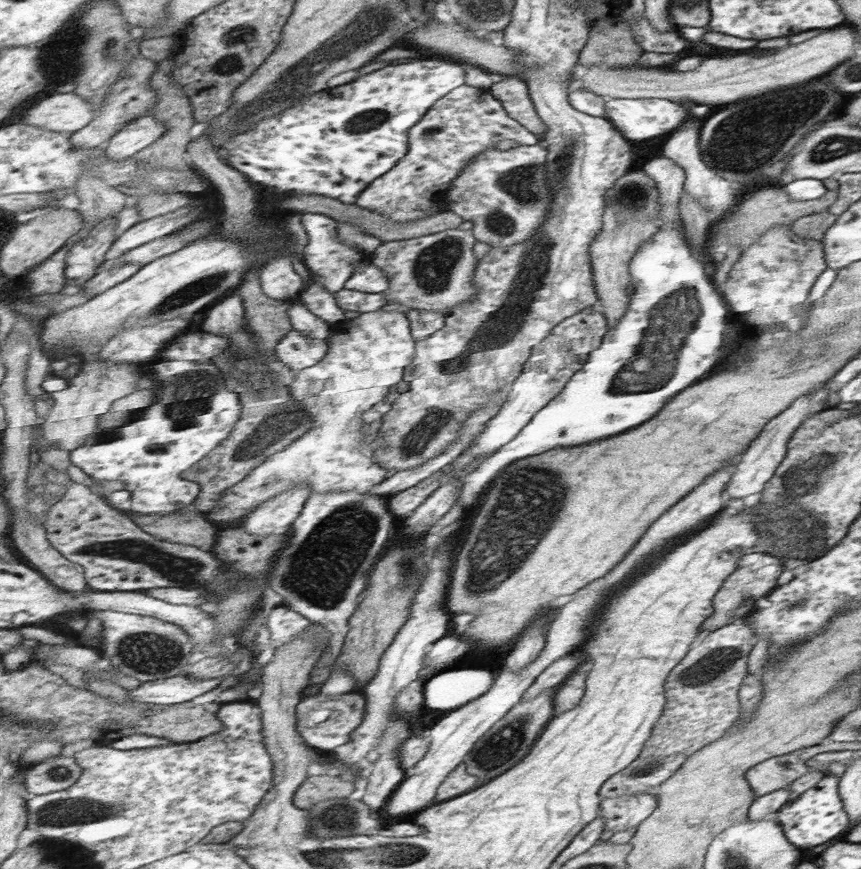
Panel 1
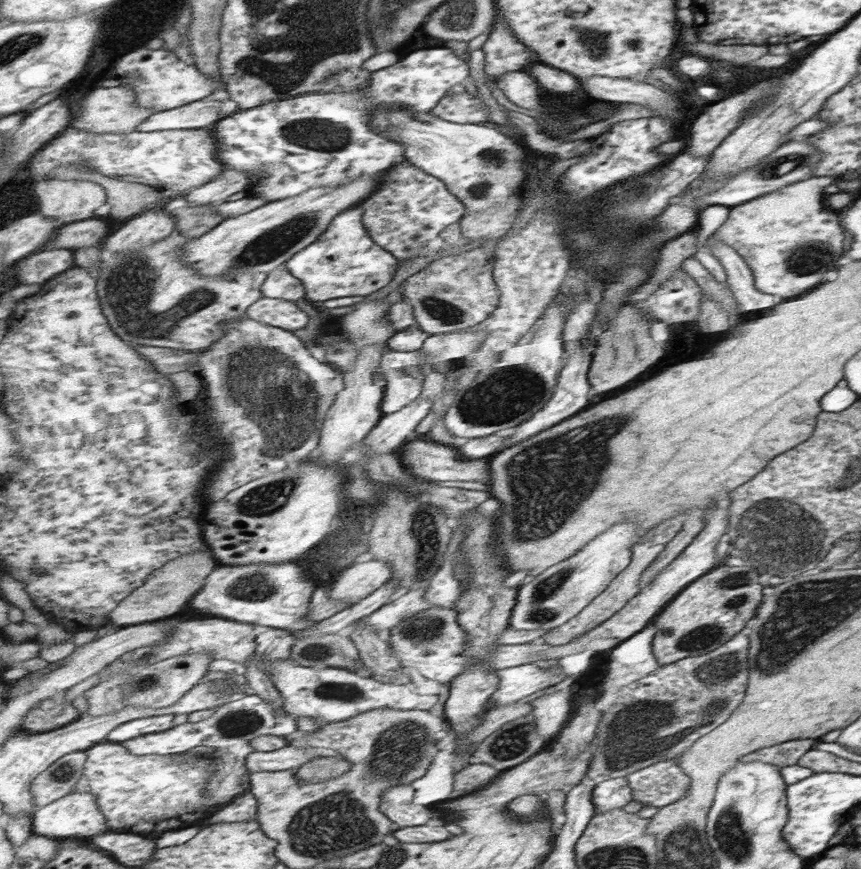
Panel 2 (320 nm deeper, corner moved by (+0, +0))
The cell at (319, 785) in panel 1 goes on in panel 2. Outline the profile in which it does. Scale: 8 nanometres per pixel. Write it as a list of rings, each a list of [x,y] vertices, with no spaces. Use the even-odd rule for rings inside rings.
[[[340,754],[340,756],[319,757],[304,764],[296,772],[297,776],[306,783],[319,783],[341,776],[351,769],[352,762]]]

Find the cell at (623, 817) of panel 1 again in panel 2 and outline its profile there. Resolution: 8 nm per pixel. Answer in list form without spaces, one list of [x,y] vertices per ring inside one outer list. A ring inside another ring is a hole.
[[[673,757],[634,770],[626,781],[632,800],[661,808],[687,794],[690,778],[678,767],[678,757]]]

